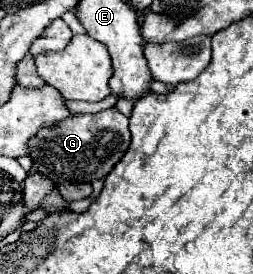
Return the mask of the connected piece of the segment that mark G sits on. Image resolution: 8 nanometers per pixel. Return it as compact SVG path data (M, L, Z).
M115 106L97 114L75 114L51 128L41 128L31 138L31 160L37 172L53 184L77 184L105 178L119 158L127 152L131 142L129 118Z

